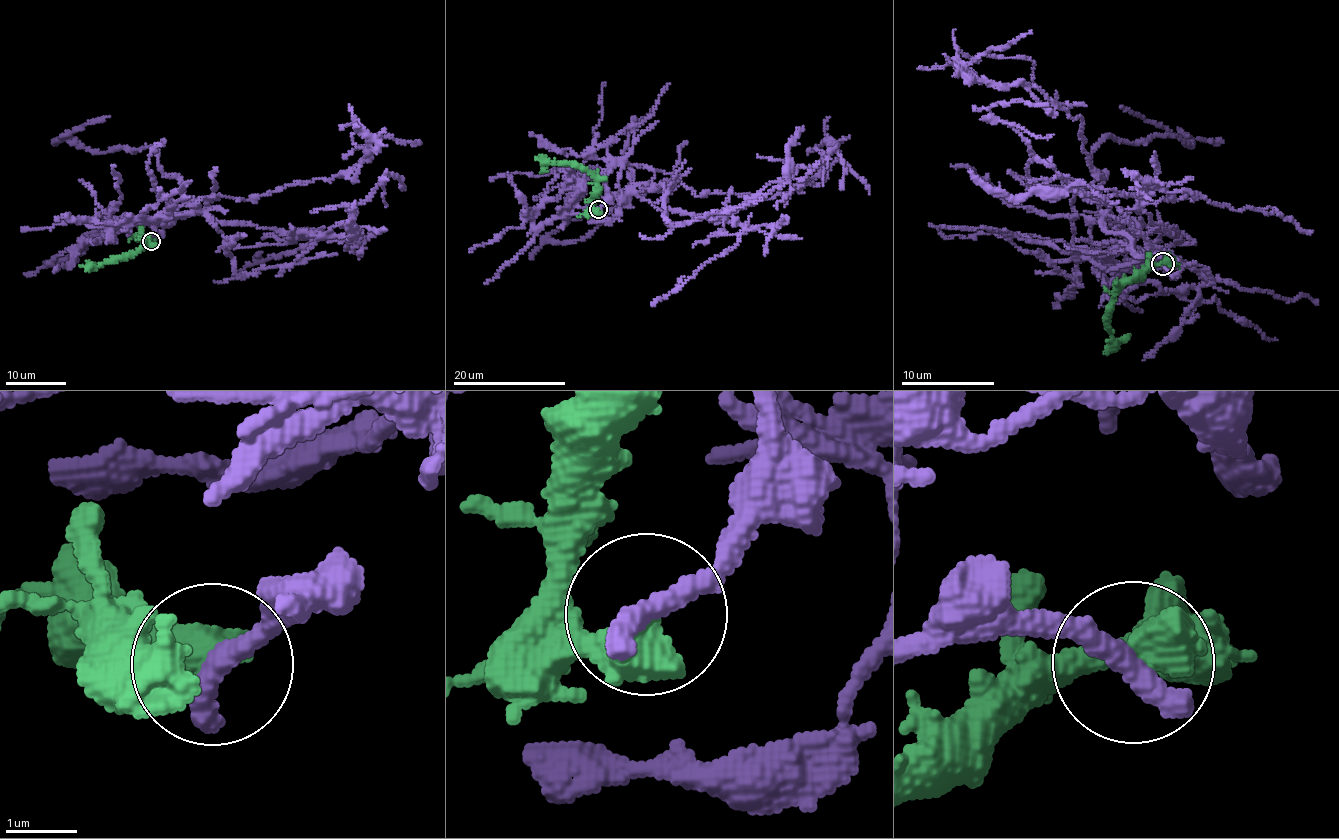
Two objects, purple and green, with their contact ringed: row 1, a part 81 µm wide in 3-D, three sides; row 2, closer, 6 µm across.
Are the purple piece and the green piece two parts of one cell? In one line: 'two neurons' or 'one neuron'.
two neurons

